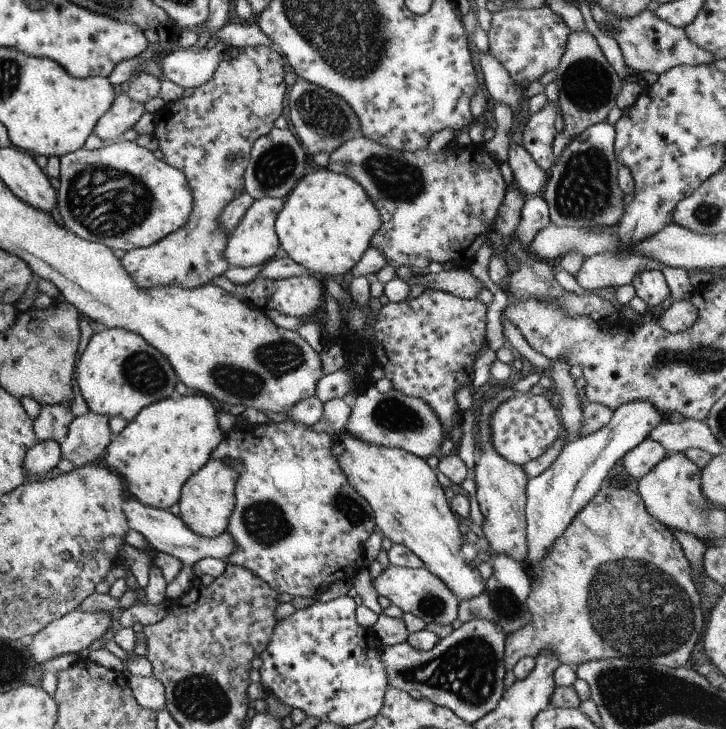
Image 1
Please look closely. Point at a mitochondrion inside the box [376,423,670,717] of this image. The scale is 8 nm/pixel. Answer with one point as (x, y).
(467, 670)

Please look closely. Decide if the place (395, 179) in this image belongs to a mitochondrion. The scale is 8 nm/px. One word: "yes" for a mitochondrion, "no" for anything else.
yes

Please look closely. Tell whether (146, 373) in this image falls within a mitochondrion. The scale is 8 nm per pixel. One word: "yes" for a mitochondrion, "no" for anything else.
yes

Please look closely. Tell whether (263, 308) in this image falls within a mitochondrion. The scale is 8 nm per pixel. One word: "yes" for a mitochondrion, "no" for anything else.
no

